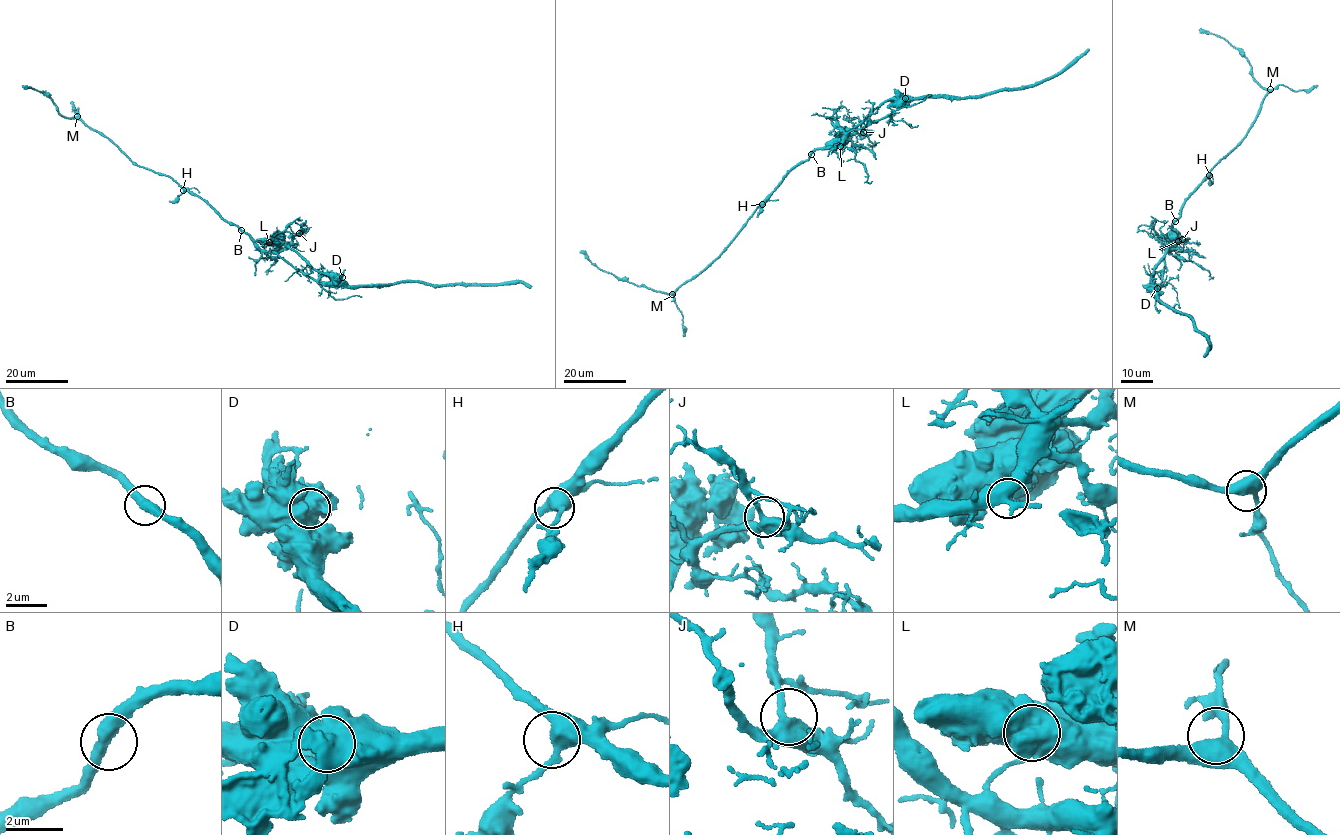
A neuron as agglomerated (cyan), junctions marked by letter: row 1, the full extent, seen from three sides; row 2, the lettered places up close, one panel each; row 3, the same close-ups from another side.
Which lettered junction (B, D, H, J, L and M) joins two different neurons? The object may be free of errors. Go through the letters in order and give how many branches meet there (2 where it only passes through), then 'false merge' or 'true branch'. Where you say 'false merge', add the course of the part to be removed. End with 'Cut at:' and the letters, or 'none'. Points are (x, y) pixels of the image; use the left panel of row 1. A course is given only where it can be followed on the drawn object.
B: 2 branches meet; true branch
D: 2 branches meet; true branch
H: 3 branches meet; true branch
J: 3 branches meet; true branch
L: 2 branches meet; false merge; foreign part runs (269, 243), (262, 249), (196, 195), (168, 176), (140, 167), (79, 119), (63, 117), (47, 96), (23, 86)
M: 3 branches meet; true branch
Cut at: L

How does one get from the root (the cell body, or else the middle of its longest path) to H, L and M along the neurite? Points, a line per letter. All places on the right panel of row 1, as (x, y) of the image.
H: (1175, 219), (1179, 219), (1185, 201), (1209, 175)
L: (1175, 219), (1172, 234), (1178, 241)
M: (1175, 219), (1179, 219), (1185, 201), (1211, 169), (1246, 137), (1270, 89)

